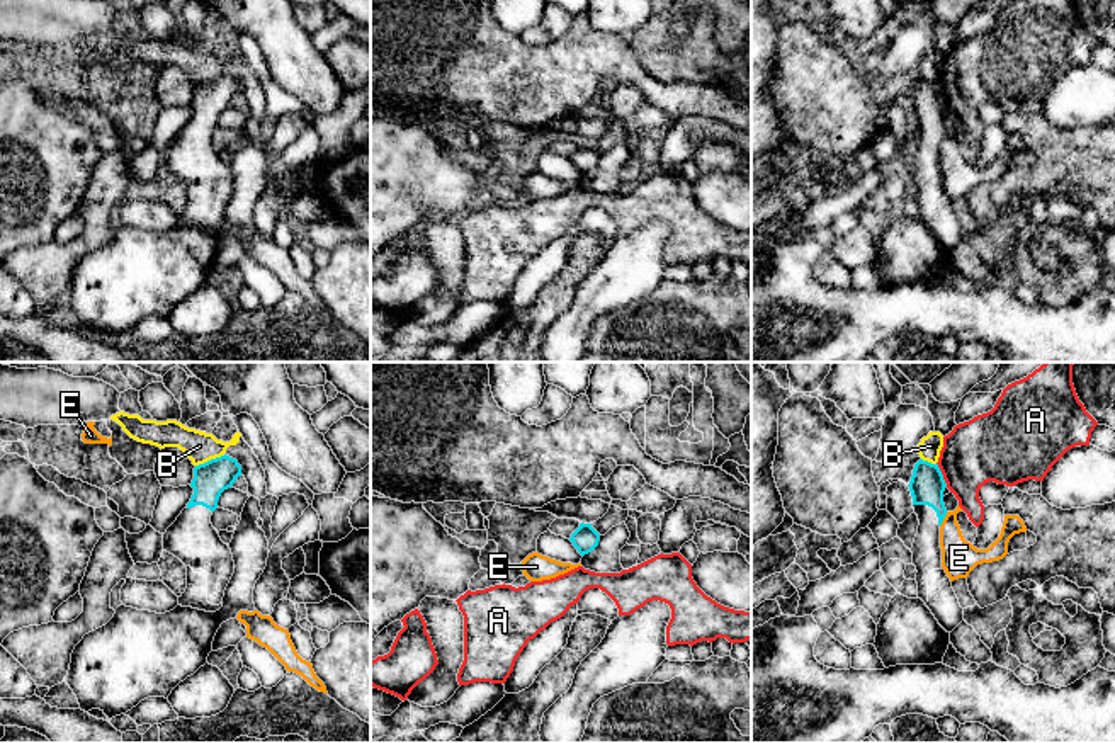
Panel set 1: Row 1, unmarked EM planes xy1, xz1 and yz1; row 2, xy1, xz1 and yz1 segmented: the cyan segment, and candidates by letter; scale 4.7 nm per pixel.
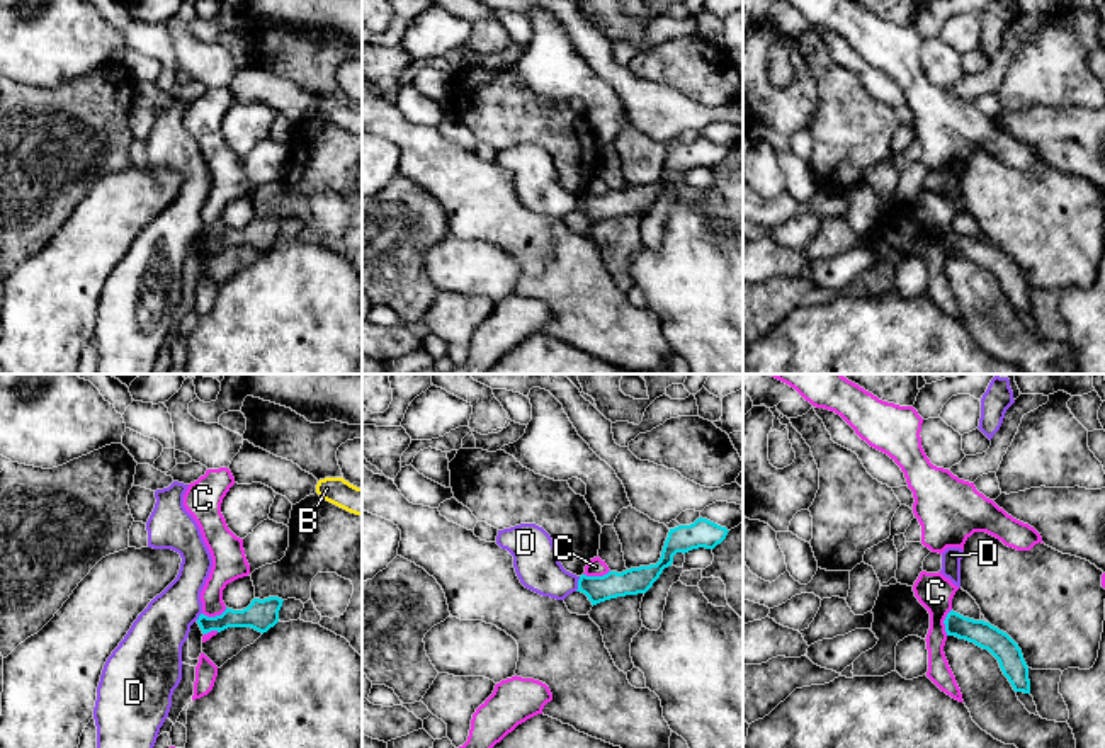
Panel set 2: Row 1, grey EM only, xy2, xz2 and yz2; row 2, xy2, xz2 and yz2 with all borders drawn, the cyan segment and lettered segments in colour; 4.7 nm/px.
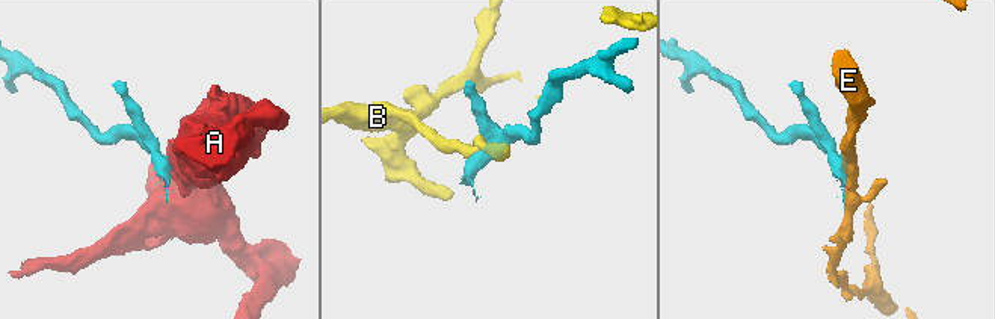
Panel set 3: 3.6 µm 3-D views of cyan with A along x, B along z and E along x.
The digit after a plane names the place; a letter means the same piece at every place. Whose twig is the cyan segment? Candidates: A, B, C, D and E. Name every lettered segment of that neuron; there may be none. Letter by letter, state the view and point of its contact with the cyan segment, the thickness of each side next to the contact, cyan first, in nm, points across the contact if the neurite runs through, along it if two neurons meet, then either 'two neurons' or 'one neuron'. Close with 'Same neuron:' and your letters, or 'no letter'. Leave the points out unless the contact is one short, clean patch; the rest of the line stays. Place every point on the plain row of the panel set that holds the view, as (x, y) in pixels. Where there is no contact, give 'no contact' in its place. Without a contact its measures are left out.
A: meets cyan in yz1 at (942, 94); 170 nm thick on the cyan side, 300 nm on the other; border along yz1 (937, 82), (947, 104); two neurons
B: meets cyan in xy1 at (211, 79); 160 nm thick on the cyan side, 140 nm on the other; border along xy1 (225, 73), (196, 85); two neurons
C: meets cyan in xz2 at (595, 196); 130 nm thick on the cyan side, 90 nm on the other; border along xz2 (609, 189), (602, 194), (583, 194); two neurons
D: meets cyan in xz2 at (578, 203); 130 nm thick on the cyan side, 220 nm on the other; border along xz2 (580, 196), (575, 209); two neurons
E: meets cyan in yz1 at (944, 136); 170 nm thick on the cyan side, 170 nm on the other; border along yz1 (947, 131), (940, 145); two neurons
Same neuron: no letter

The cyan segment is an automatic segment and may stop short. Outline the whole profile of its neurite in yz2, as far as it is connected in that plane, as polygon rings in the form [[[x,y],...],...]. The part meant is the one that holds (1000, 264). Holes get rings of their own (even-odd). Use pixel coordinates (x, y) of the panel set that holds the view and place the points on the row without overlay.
[[[950,230],[944,240],[947,255],[955,255],[988,269],[1000,282],[1015,311],[1030,313],[1028,286],[1018,264],[984,240],[974,240]]]

